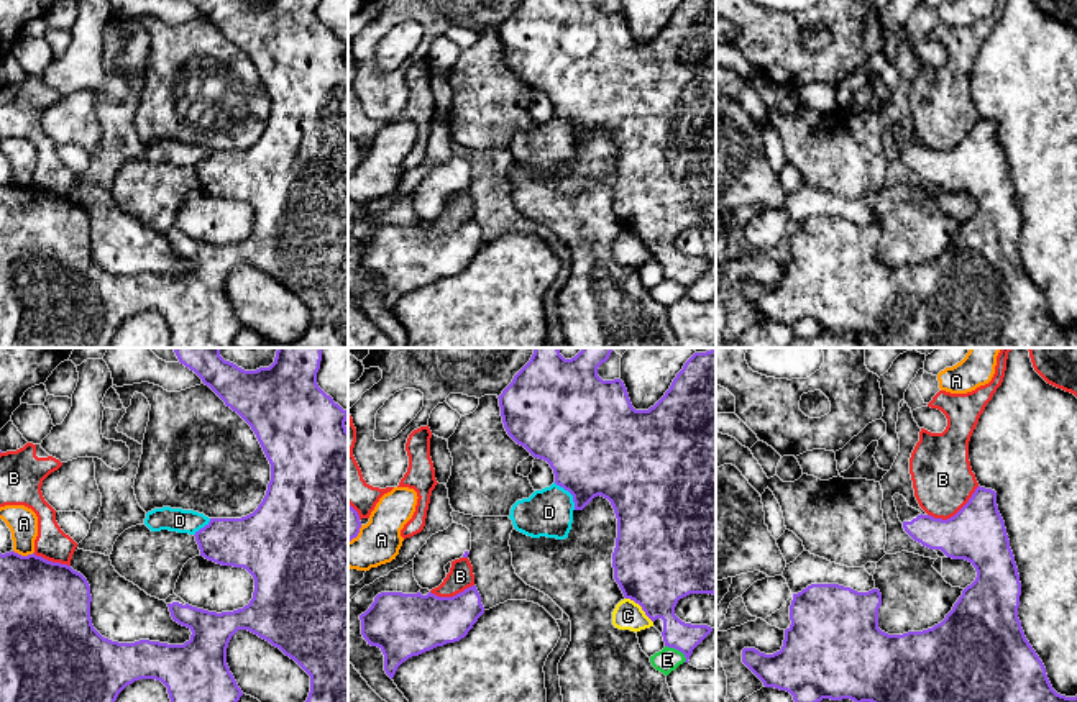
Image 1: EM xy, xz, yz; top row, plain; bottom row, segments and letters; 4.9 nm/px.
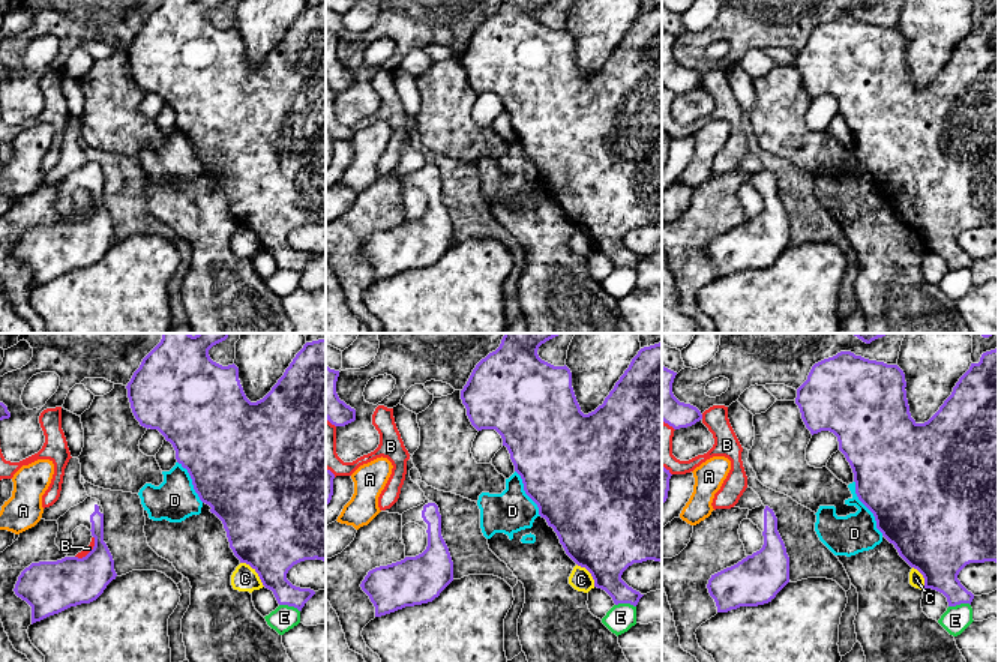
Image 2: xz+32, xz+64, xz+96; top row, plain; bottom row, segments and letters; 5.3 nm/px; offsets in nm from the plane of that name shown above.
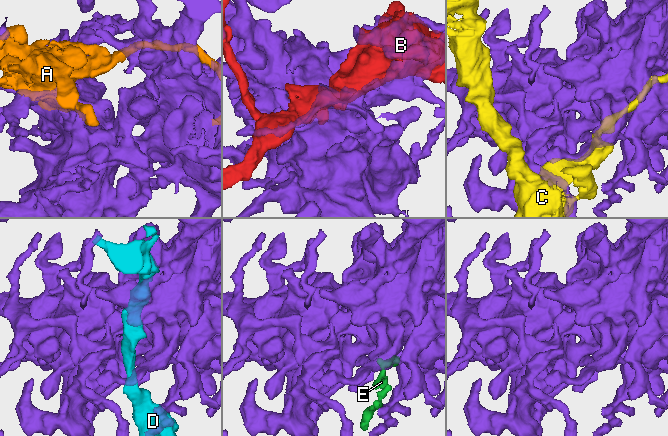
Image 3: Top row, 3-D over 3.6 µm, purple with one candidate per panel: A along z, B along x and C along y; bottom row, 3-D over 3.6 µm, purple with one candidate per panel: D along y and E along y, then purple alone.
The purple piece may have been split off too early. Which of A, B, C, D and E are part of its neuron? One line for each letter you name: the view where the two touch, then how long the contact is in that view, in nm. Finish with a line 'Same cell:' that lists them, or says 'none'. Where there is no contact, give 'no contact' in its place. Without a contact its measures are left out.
Same cell: none

